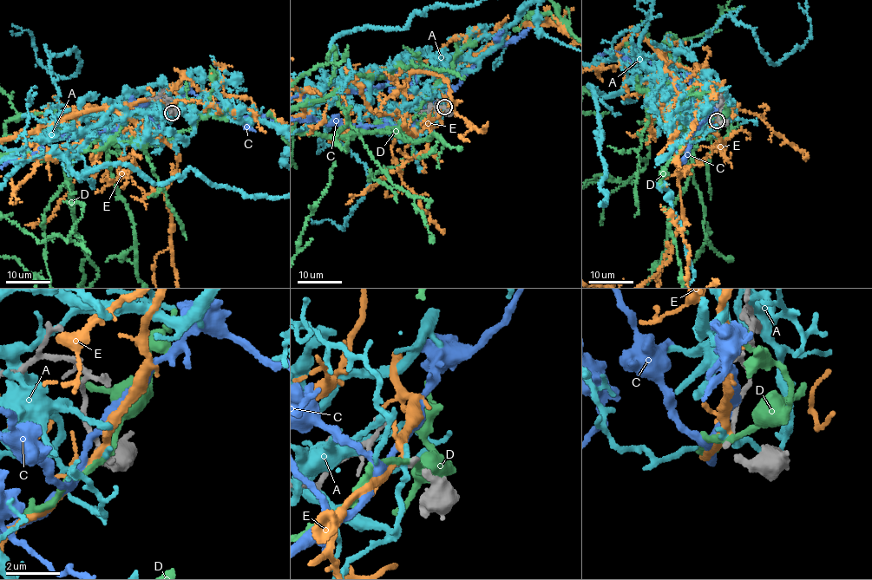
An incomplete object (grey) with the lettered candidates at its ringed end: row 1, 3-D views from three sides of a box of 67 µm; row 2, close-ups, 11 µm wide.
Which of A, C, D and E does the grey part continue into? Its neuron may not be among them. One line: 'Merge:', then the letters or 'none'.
Merge: none

